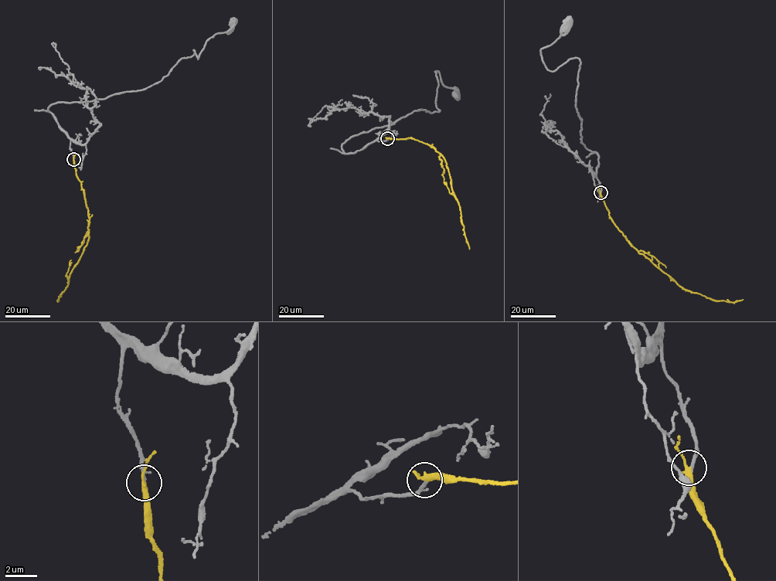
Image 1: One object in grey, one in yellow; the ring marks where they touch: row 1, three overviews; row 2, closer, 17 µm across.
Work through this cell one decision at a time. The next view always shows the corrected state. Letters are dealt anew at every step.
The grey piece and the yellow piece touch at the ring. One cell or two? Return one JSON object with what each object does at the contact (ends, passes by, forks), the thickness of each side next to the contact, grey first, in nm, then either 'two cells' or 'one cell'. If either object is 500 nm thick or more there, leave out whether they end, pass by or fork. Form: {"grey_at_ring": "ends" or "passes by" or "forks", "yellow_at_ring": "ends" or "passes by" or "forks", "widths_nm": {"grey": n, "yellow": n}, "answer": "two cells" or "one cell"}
{"grey_at_ring": "ends", "yellow_at_ring": "passes by", "widths_nm": {"grey": 200, "yellow": 280}, "answer": "one cell"}

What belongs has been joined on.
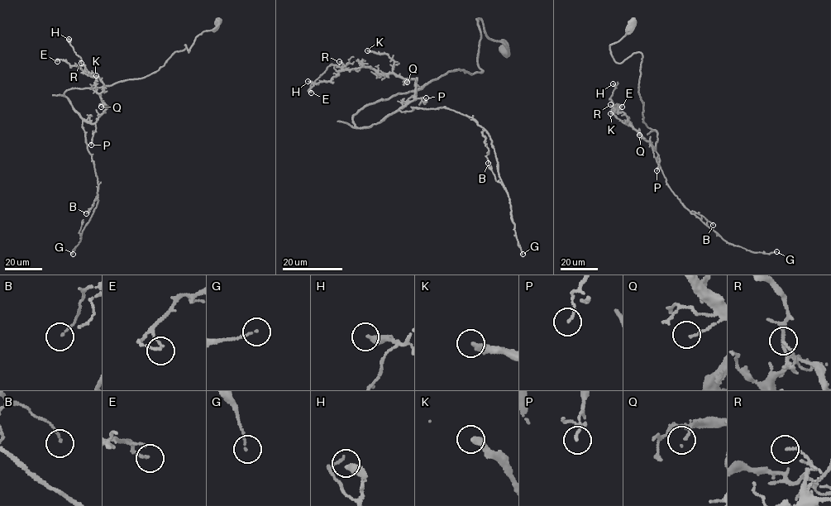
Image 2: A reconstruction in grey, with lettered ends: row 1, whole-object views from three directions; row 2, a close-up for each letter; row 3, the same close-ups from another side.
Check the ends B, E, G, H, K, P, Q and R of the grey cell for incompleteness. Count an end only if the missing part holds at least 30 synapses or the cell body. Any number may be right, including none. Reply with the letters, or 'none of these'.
none of these

